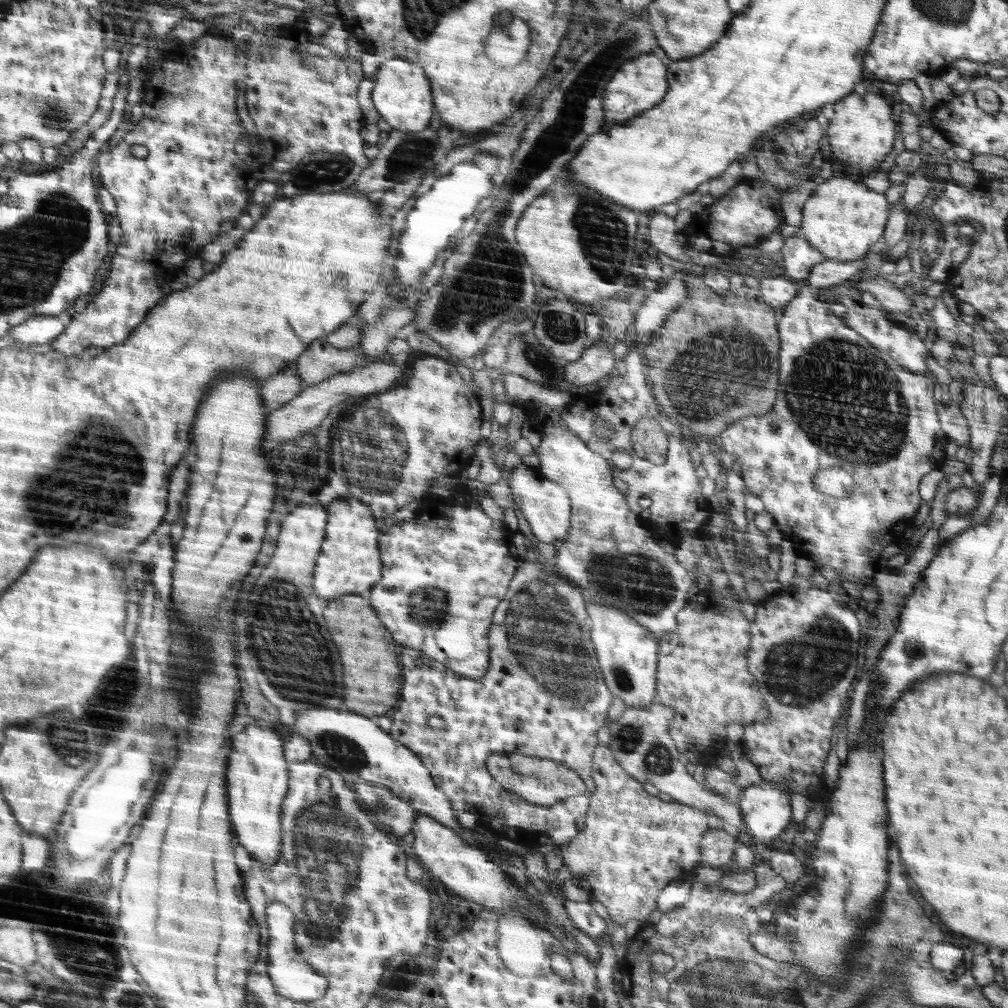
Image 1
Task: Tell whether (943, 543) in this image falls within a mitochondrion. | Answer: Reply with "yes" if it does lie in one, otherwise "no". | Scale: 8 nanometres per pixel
no

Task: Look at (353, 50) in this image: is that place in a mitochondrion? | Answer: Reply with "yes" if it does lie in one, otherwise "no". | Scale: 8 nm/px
no

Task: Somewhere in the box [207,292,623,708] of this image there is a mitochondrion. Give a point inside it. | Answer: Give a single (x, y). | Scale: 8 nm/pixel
(284, 632)

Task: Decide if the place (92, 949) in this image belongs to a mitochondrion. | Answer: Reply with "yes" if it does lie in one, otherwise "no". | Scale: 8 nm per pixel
yes

